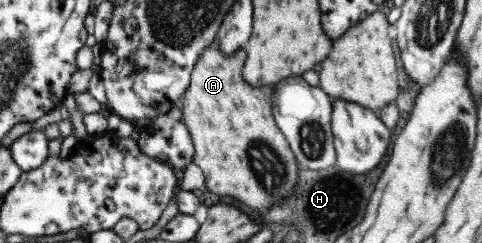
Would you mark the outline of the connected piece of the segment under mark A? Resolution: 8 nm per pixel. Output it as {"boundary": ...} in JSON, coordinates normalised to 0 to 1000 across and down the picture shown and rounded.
{"boundary":[[[448,173],[429,189],[417,239],[402,263],[394,354],[378,399],[373,440],[380,502],[400,580],[405,617],[400,667],[423,708],[432,790],[450,798],[454,811],[479,807],[492,831],[541,881],[564,840],[608,790],[616,757],[620,683],[564,465],[568,362],[517,354],[504,325],[506,263],[504,198],[492,206],[492,222],[471,230],[471,222],[459,222],[459,206],[450,206]]]}

